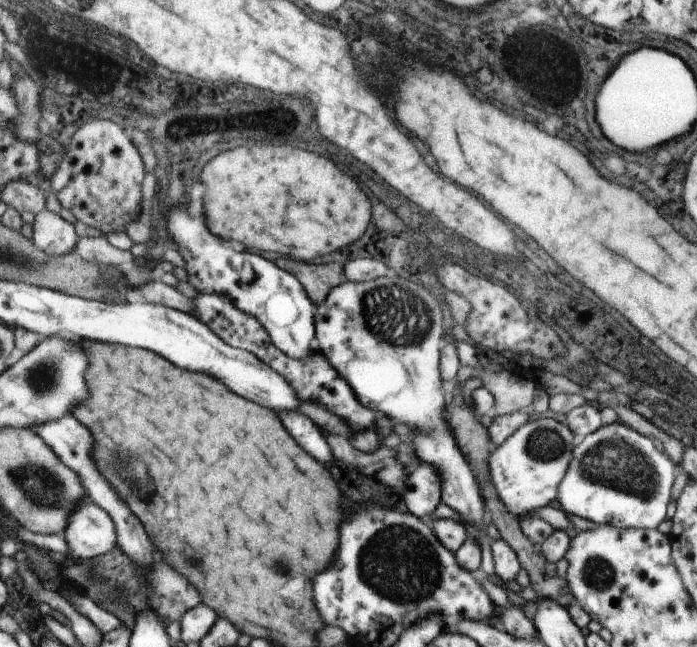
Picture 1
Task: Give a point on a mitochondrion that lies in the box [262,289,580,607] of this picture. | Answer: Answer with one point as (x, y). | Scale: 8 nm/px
(543, 444)

